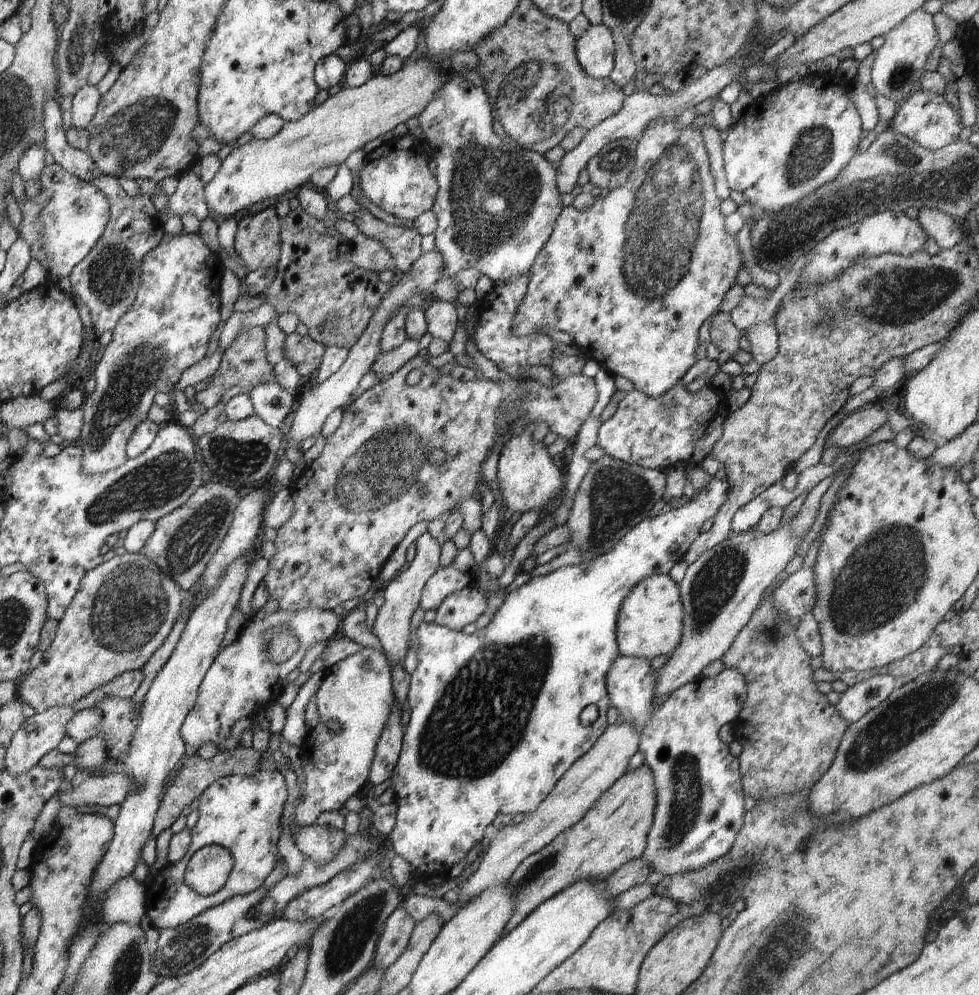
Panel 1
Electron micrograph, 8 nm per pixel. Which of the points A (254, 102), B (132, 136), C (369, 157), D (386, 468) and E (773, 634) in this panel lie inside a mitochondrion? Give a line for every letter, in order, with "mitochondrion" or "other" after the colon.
A: other
B: mitochondrion
C: other
D: mitochondrion
E: mitochondrion

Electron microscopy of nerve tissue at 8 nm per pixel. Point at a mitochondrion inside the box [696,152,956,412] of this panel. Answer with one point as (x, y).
(826, 316)

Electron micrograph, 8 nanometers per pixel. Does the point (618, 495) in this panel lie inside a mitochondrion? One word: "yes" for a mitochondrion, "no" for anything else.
yes

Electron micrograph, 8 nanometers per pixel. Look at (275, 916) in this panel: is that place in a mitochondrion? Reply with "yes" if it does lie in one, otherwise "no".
no

